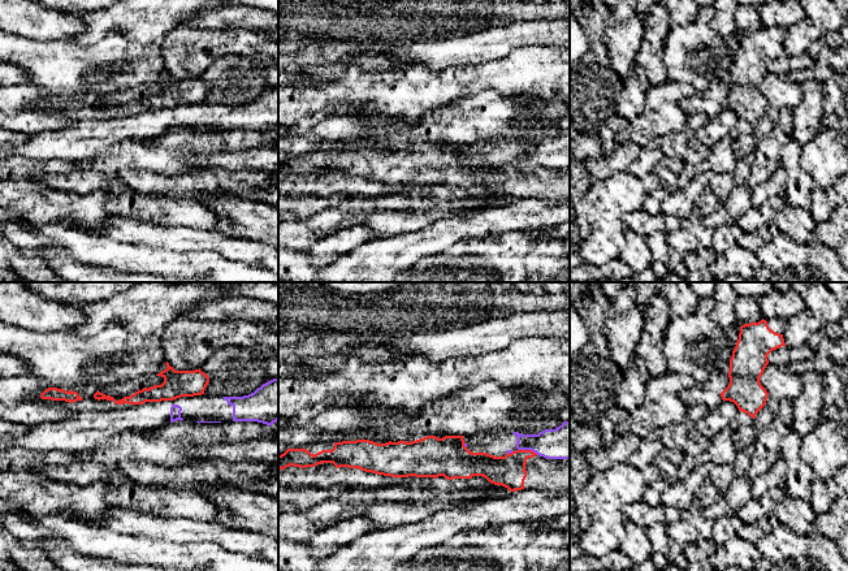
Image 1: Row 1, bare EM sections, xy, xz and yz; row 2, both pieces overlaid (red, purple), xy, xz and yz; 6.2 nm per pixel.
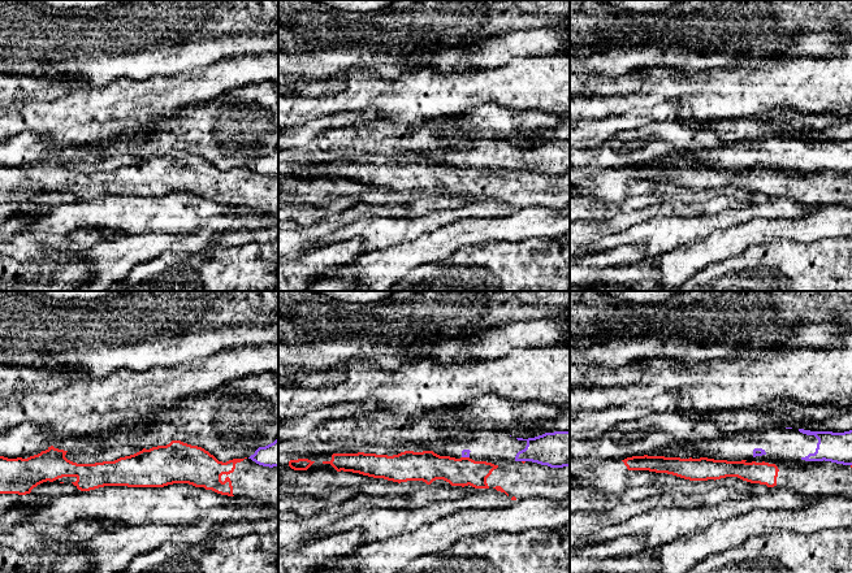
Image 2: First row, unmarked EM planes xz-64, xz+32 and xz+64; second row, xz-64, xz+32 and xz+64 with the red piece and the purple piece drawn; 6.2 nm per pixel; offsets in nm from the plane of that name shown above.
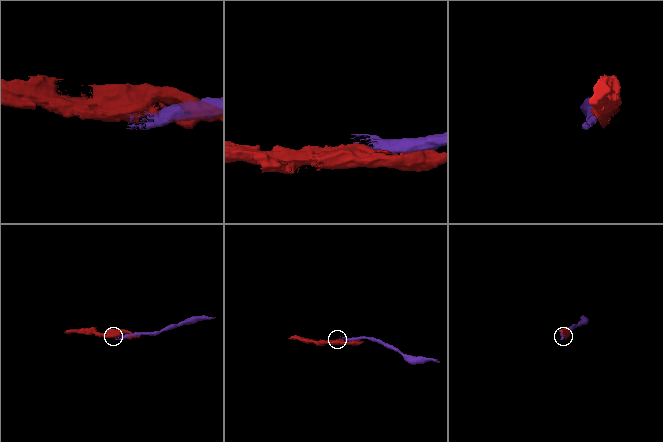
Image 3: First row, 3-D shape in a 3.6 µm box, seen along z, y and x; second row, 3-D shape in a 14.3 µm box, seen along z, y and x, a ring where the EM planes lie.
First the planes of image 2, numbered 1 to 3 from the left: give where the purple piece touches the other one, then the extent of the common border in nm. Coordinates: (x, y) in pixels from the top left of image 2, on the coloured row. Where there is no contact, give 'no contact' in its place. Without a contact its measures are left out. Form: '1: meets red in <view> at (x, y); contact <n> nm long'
1: no contact
2: meets red in xz+32 at (466, 458); contact 50 nm long
3: no contact

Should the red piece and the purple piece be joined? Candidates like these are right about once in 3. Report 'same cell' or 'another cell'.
another cell

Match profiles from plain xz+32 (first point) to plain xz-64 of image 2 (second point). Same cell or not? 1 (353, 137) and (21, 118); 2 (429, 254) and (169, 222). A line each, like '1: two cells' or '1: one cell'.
1: two cells
2: two cells

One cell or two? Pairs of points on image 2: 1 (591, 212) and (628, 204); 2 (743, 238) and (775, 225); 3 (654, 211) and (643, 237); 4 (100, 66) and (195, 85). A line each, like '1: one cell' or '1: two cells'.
1: one cell
2: one cell
3: two cells
4: two cells

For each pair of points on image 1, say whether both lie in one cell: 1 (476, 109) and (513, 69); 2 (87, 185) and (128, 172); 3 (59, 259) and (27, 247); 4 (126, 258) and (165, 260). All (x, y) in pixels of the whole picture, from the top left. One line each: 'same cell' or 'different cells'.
1: different cells
2: different cells
3: same cell
4: same cell

